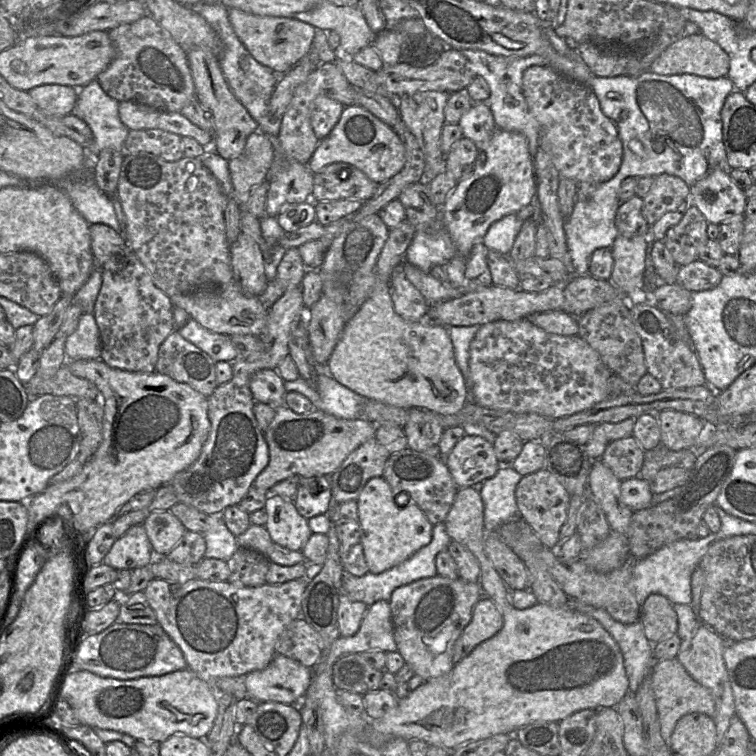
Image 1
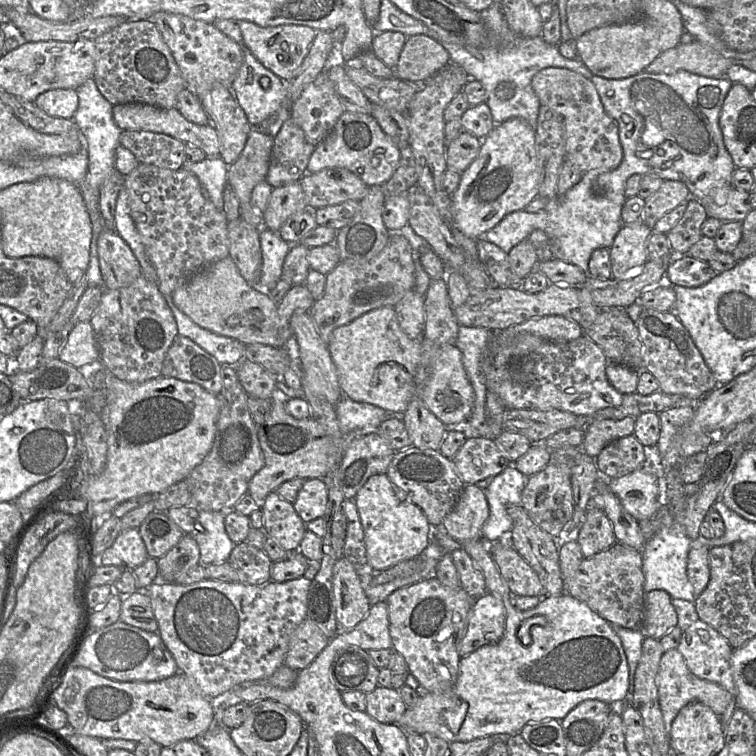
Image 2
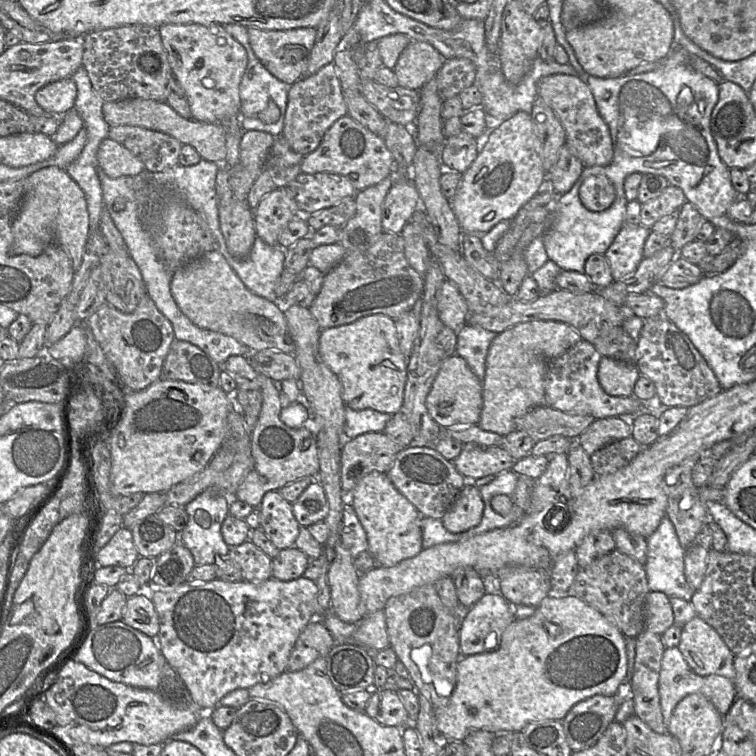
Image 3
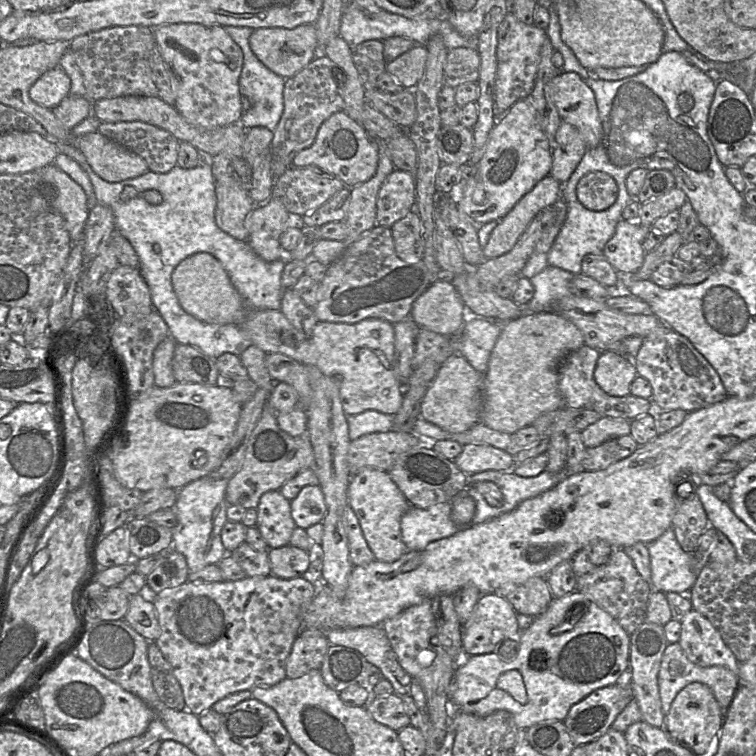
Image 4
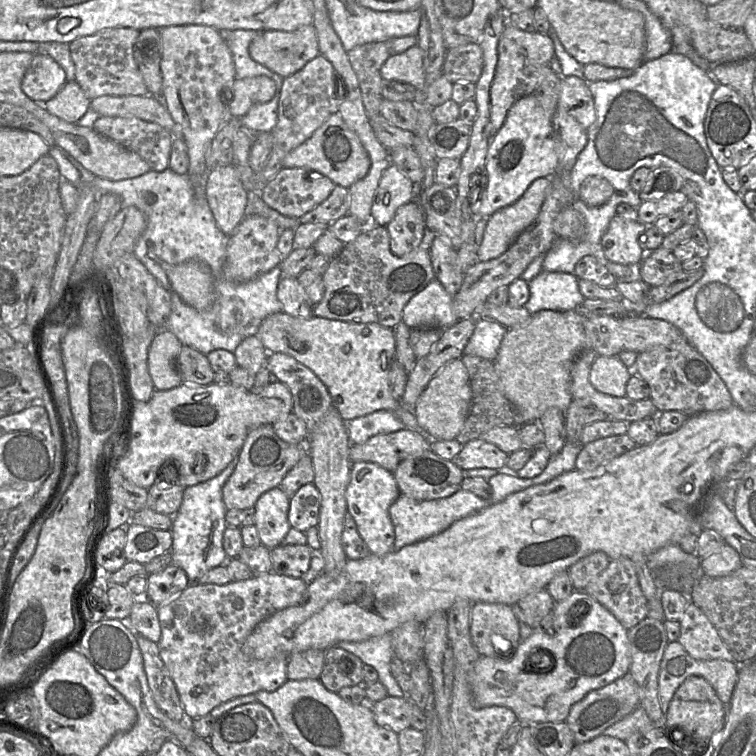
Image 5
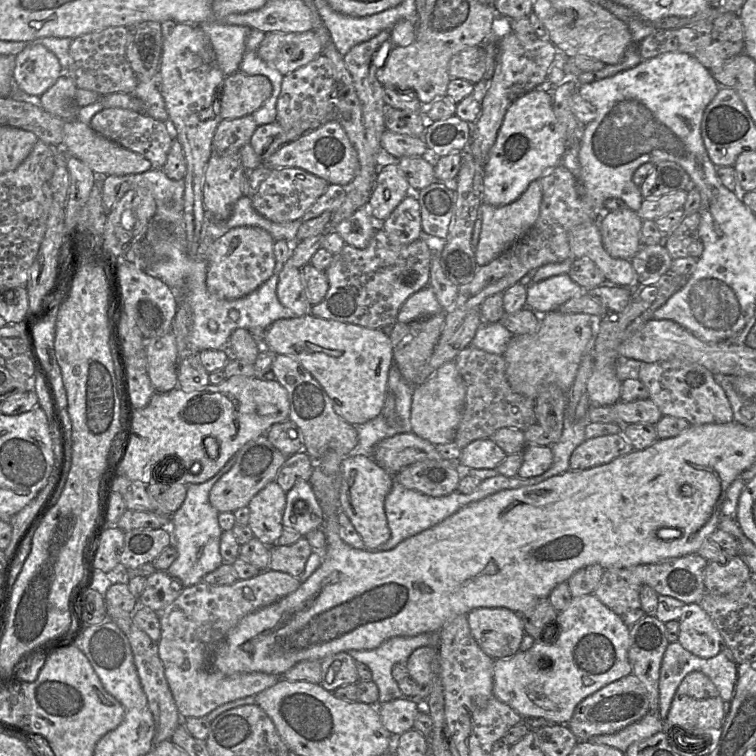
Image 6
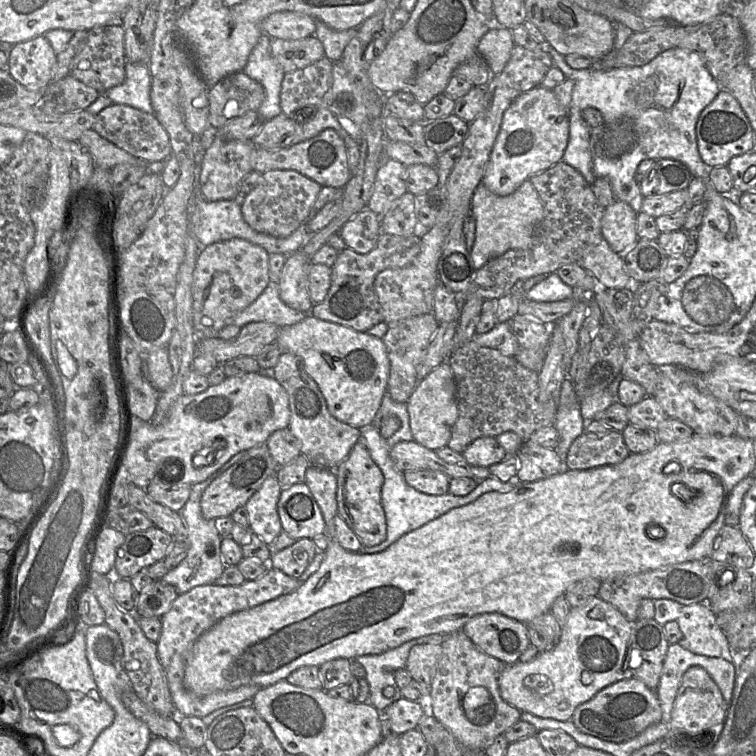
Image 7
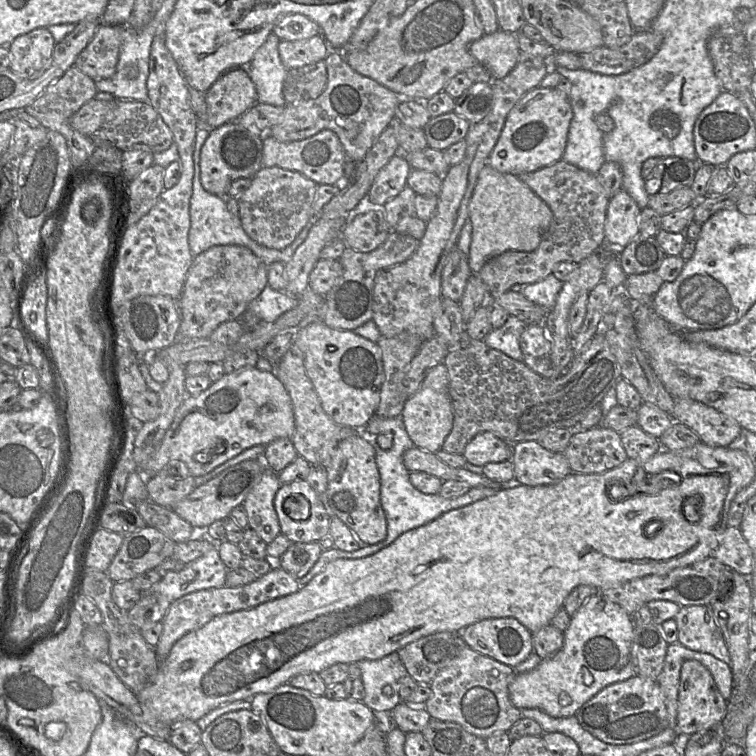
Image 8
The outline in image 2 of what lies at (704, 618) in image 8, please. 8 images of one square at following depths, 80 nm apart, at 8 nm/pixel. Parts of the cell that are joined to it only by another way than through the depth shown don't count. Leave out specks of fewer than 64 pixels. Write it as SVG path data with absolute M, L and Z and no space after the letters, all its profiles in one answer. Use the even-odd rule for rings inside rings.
M698 619L686 630L682 631L680 643L677 649L683 656L685 664L692 674L700 679L716 683L734 695L733 701L727 707L724 714L720 716L720 720L723 725L723 737L725 744L725 726L730 721L734 710L738 707L736 704L736 687L732 674L732 647L719 632L707 623Z

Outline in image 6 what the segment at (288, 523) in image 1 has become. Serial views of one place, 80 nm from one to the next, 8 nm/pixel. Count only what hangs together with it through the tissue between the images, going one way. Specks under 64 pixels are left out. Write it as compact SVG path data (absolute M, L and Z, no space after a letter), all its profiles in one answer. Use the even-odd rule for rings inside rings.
M276 480L266 485L248 504L248 526L254 537L267 547L274 546L282 535L285 507L286 492Z

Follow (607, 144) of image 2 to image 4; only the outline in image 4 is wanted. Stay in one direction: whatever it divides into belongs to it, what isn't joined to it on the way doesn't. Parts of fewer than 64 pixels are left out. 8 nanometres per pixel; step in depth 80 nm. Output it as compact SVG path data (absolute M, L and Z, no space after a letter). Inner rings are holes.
M560 72L550 82L550 95L561 119L573 125L587 149L595 148L603 137L595 95L576 72Z

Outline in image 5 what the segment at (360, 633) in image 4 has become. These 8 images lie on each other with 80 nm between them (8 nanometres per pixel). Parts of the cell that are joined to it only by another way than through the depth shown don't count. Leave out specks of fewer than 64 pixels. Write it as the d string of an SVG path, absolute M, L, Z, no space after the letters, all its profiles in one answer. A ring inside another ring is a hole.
M390 633L360 642L342 641L337 647L356 655L364 664L374 667L378 673L378 681L385 686L388 696L406 696L390 672L390 662L394 657Z

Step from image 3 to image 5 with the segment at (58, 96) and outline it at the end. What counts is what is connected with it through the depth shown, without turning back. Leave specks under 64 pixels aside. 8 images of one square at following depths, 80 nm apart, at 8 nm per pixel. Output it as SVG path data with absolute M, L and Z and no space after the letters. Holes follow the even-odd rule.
M35 53L28 67L21 89L36 103L52 99L67 82L63 68L49 55Z

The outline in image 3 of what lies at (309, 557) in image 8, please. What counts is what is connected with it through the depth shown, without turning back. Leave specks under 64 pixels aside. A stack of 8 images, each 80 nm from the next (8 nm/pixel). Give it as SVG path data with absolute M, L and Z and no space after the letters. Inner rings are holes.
M297 547L282 549L271 560L271 575L281 581L291 581L303 576L309 557Z

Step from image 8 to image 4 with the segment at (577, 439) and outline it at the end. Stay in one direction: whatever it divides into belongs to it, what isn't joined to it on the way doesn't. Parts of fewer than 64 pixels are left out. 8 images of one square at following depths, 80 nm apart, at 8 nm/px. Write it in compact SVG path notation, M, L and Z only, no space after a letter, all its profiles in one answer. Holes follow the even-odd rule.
M630 434L608 440L597 447L586 448L582 466L586 471L604 470L630 456L638 446Z

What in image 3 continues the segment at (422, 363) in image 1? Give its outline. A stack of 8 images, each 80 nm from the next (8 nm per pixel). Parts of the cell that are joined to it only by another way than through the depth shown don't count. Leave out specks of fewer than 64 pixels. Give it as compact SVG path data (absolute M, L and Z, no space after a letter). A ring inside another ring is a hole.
M372 314L350 324L321 330L319 354L339 378L347 407L374 409L391 415L401 411L408 358L400 349L394 319L385 314ZM453 354L443 362L427 395L426 407L443 428L478 424L482 411L482 382L463 357Z

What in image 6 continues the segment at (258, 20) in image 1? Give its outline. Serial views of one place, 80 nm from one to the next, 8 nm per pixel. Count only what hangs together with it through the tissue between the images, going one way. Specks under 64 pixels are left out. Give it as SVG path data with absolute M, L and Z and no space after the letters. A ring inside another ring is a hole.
M313 30L303 33L266 33L257 55L282 75L288 75L322 54L322 44Z

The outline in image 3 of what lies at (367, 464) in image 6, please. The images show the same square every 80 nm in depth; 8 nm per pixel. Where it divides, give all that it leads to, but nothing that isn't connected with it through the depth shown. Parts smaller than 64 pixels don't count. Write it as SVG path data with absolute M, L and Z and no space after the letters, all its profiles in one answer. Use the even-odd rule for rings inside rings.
M373 471L364 476L348 494L366 535L376 566L391 567L423 550L421 514L393 485L386 473Z

